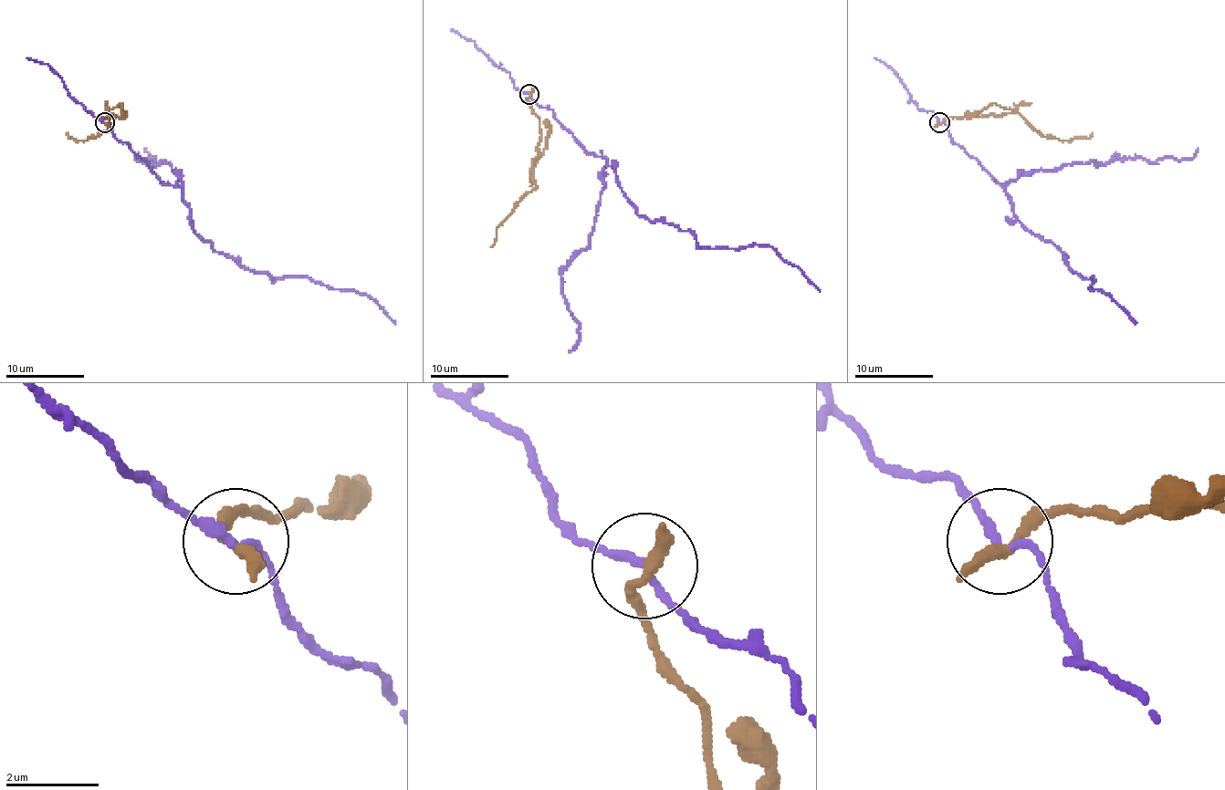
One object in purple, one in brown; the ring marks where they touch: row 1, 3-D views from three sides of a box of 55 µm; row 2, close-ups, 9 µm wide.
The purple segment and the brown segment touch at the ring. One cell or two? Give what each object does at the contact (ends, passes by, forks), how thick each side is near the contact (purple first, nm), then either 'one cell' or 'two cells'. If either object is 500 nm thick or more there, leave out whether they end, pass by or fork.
purple passes by; brown ends there; 170 nm thick on the purple side, 360 nm on the other; two cells

